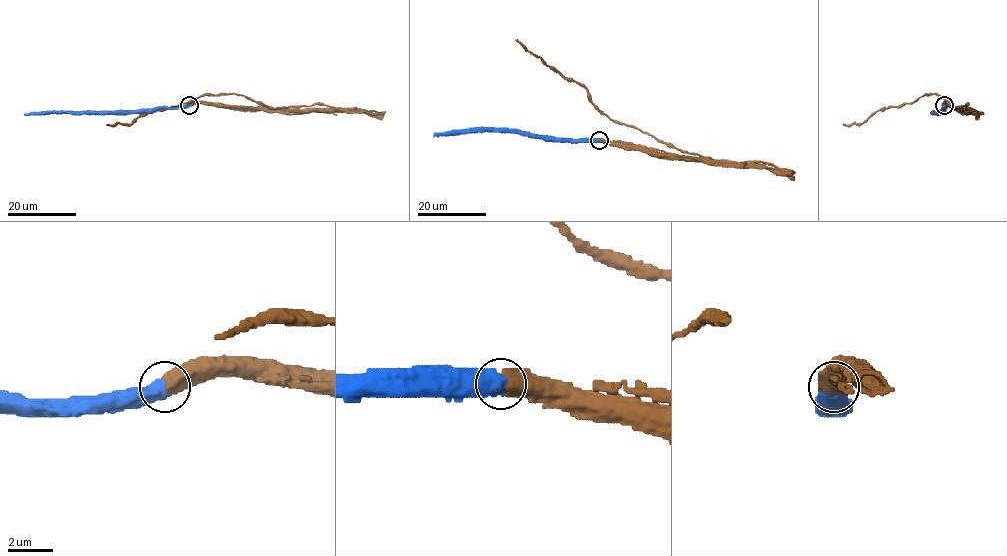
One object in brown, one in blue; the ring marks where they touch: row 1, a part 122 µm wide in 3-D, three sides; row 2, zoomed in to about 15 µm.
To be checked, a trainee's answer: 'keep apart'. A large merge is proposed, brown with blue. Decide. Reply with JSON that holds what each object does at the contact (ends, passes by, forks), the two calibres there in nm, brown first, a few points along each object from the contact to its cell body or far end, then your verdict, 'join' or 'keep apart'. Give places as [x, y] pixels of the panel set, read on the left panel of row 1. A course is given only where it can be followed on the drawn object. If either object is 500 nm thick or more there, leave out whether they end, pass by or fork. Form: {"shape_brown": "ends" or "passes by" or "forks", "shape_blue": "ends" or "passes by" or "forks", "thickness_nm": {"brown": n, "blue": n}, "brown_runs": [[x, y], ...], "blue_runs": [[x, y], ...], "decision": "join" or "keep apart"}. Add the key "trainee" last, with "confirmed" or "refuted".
{"thickness_nm": {"brown": 600, "blue": 600}, "brown_runs": [[189, 105], [296, 108], [271, 107], [235, 93], [203, 94], [179, 106], [141, 113], [130, 123], [106, 124]], "blue_runs": [[189, 105], [113, 111], [24, 114]], "decision": "keep apart", "trainee": "confirmed"}

